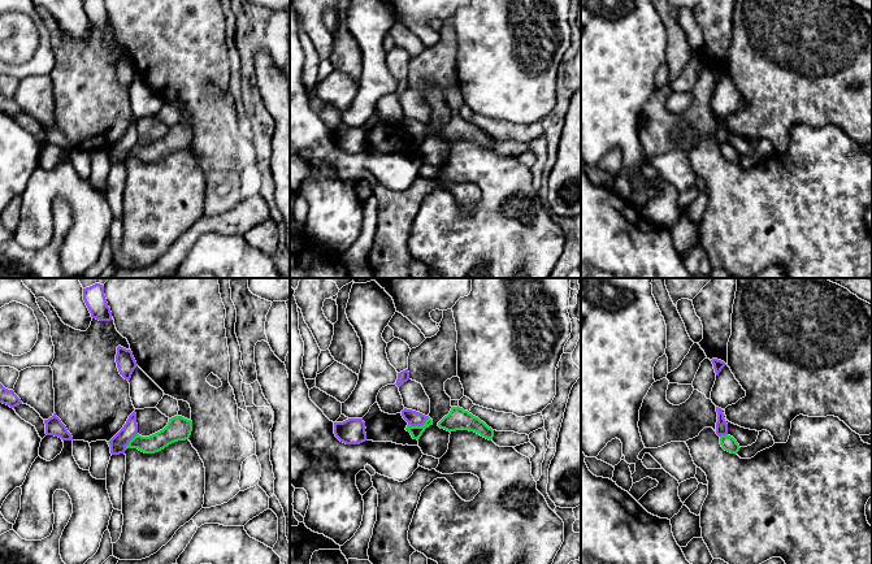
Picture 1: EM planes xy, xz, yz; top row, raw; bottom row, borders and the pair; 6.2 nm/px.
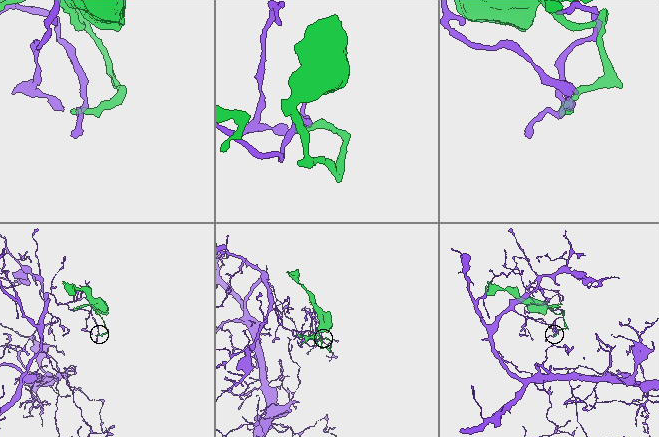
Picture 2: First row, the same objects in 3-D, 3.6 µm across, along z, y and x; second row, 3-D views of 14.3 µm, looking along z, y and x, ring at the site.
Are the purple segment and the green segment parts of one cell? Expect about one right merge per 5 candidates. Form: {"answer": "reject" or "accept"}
{"answer": "reject"}

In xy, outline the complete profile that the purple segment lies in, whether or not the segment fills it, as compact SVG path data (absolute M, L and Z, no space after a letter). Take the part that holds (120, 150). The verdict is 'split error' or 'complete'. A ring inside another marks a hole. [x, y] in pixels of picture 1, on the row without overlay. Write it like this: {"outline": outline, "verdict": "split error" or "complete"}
{"outline": "M135 120L129 125L123 136L109 149L110 162L125 162L129 151L138 143L136 122Z", "verdict": "complete"}

